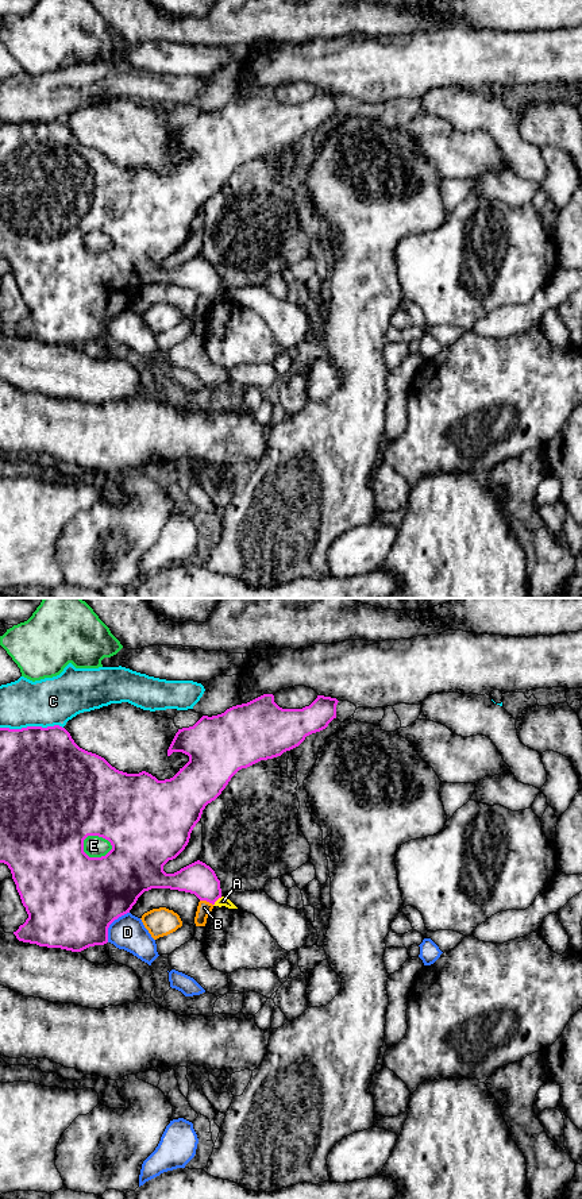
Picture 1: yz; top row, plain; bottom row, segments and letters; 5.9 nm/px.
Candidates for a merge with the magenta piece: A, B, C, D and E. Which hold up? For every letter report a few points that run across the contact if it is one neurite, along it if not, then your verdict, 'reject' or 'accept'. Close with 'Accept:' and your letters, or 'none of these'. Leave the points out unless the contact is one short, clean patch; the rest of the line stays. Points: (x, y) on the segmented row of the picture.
A: line yz (222, 897), (214, 905); reject
B: reject
C: reject
D: reject
E: reject
Accept: none of these

